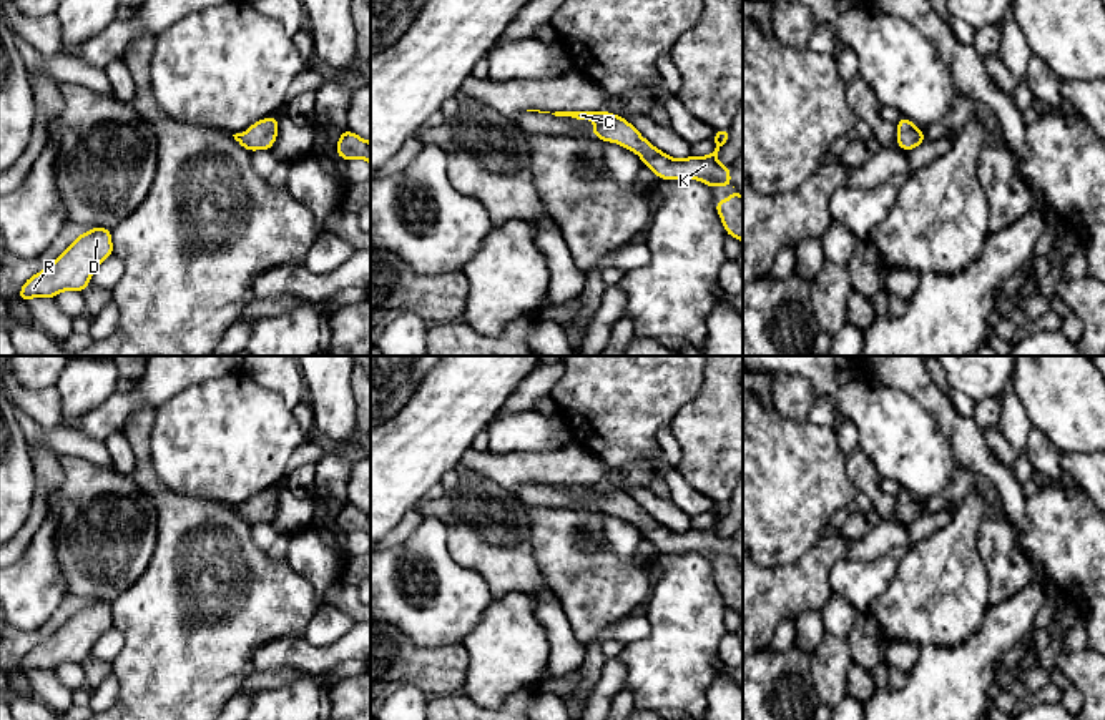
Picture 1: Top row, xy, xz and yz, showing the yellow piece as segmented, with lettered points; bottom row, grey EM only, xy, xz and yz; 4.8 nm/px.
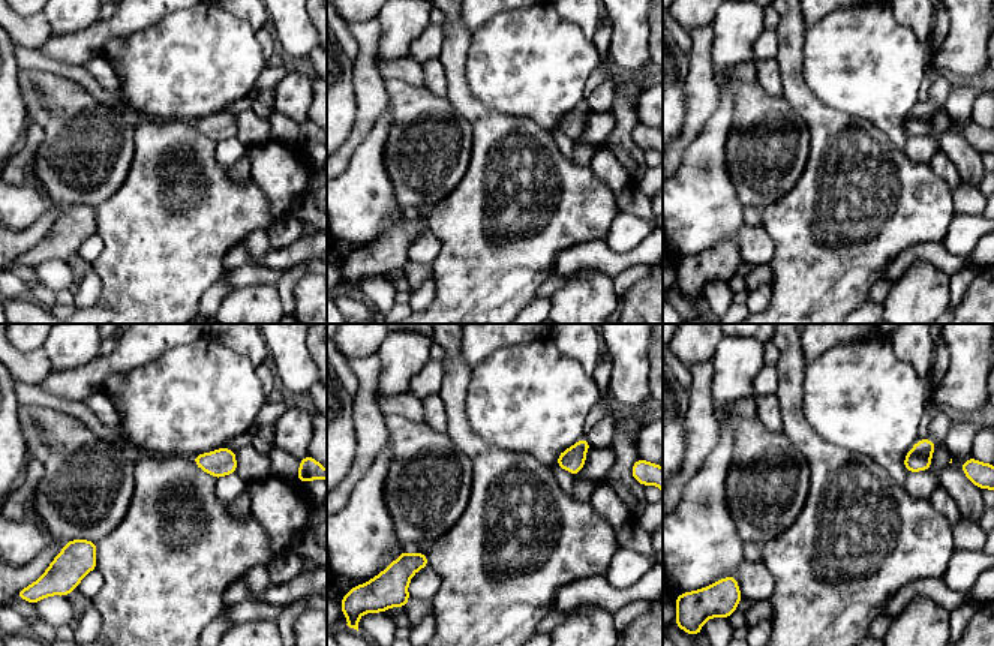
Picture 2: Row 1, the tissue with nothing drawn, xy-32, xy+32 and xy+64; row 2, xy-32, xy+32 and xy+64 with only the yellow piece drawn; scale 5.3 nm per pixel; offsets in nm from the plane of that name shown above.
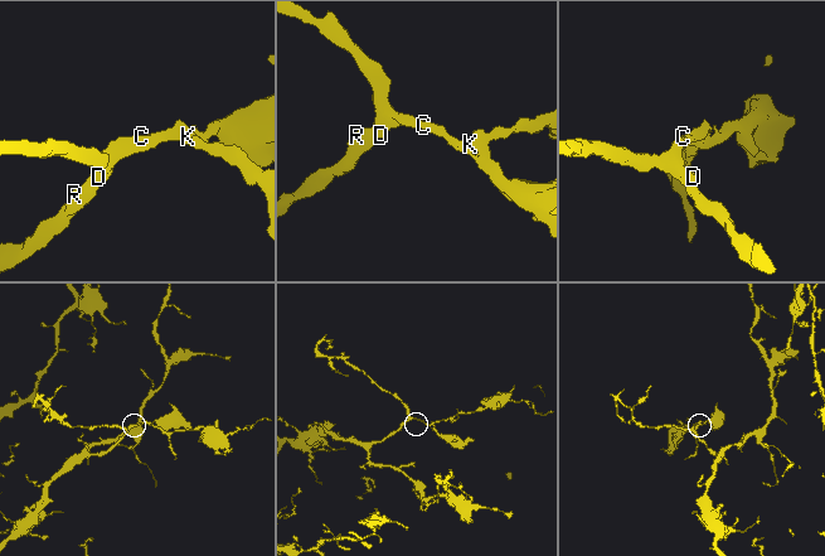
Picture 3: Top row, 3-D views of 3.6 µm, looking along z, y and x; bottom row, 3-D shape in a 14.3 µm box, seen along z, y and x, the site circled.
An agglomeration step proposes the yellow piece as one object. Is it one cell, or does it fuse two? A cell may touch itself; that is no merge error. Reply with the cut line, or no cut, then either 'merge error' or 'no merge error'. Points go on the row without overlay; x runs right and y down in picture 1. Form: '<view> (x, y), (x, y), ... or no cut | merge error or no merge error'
no cut | no merge error

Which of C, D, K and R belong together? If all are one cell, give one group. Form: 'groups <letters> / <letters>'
groups C D K R

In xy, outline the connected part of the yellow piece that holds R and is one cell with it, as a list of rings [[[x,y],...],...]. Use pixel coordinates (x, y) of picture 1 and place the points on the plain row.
[[[90,600],[48,640],[28,650],[17,670],[28,675],[30,670],[53,672],[61,663],[86,665],[93,644],[110,629],[113,629],[111,602]]]

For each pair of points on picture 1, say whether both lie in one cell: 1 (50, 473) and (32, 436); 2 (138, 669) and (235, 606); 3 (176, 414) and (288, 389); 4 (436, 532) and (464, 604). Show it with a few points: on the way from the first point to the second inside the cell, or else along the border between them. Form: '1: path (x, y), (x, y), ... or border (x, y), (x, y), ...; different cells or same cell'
1: border (30, 446), (42, 444), (55, 454); different cells
2: path (162, 665), (211, 616); same cell
3: border (246, 373), (260, 384), (276, 391), (291, 409); different cells
4: path (436, 551), (436, 566), (446, 586); same cell

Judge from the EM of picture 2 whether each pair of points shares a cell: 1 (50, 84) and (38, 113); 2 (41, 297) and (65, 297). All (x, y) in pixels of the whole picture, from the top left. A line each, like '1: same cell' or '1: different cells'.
1: same cell
2: different cells

